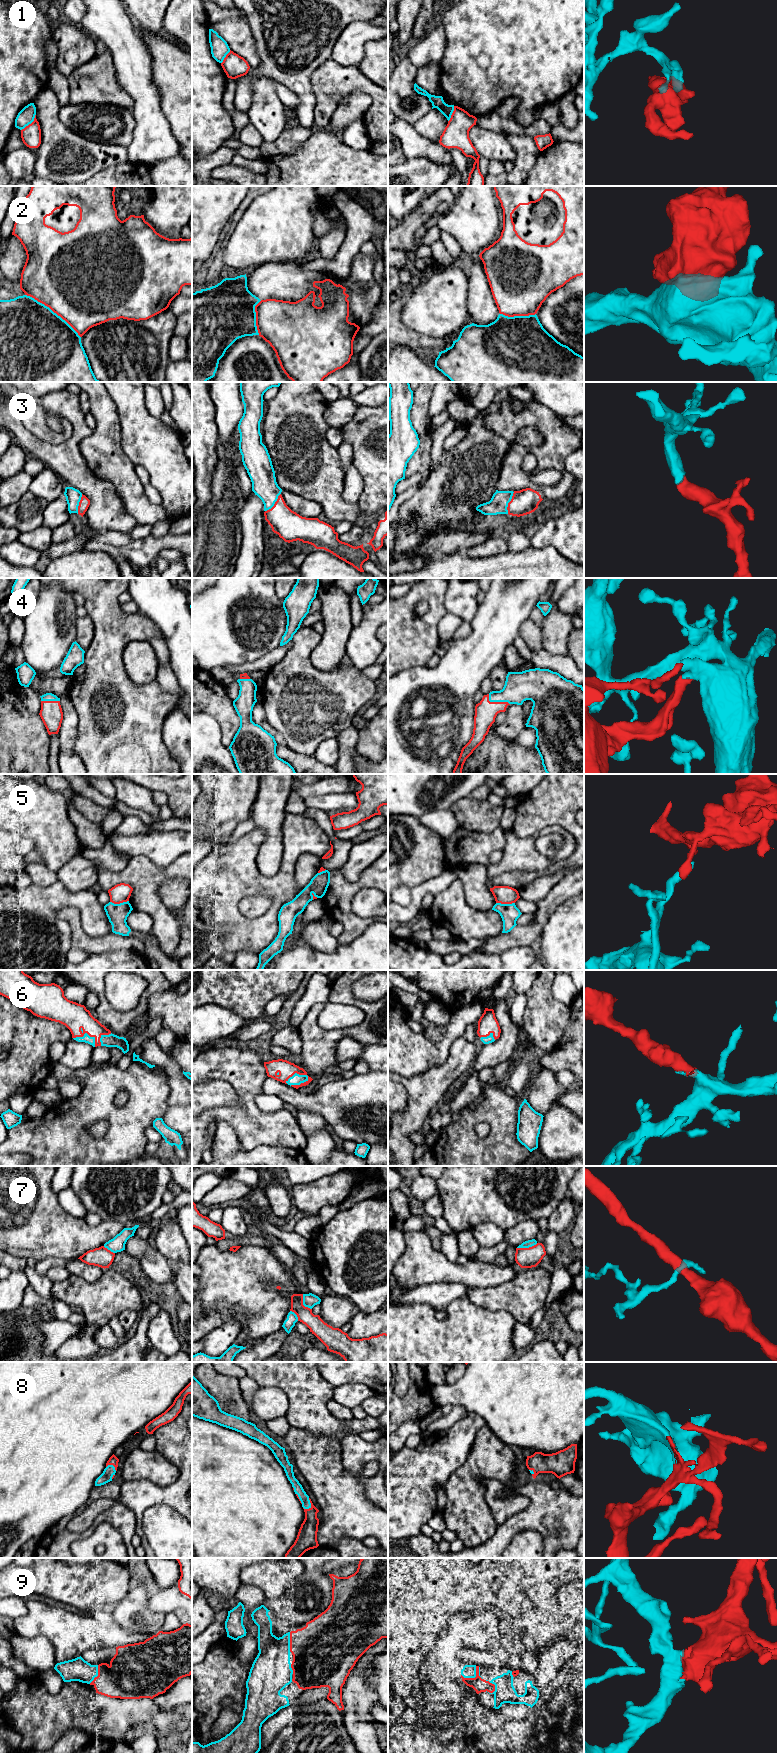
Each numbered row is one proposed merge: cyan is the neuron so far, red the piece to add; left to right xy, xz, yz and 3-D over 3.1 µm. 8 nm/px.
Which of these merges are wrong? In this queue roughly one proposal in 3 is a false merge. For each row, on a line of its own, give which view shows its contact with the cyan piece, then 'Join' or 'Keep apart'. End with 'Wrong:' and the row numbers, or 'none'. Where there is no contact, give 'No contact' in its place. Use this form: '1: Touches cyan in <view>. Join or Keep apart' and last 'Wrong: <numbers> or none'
1: Touches cyan in xy. Keep apart
2: Touches cyan in xy. Keep apart
3: Touches cyan in yz. Join
4: Touches cyan in yz. Join
5: Touches cyan in xy. Keep apart
6: Touches cyan in xz. Join
7: Touches cyan in yz. Keep apart
8: Touches cyan in xz. Join
9: Touches cyan in yz. Join
Wrong: 1, 2, 5, 7

